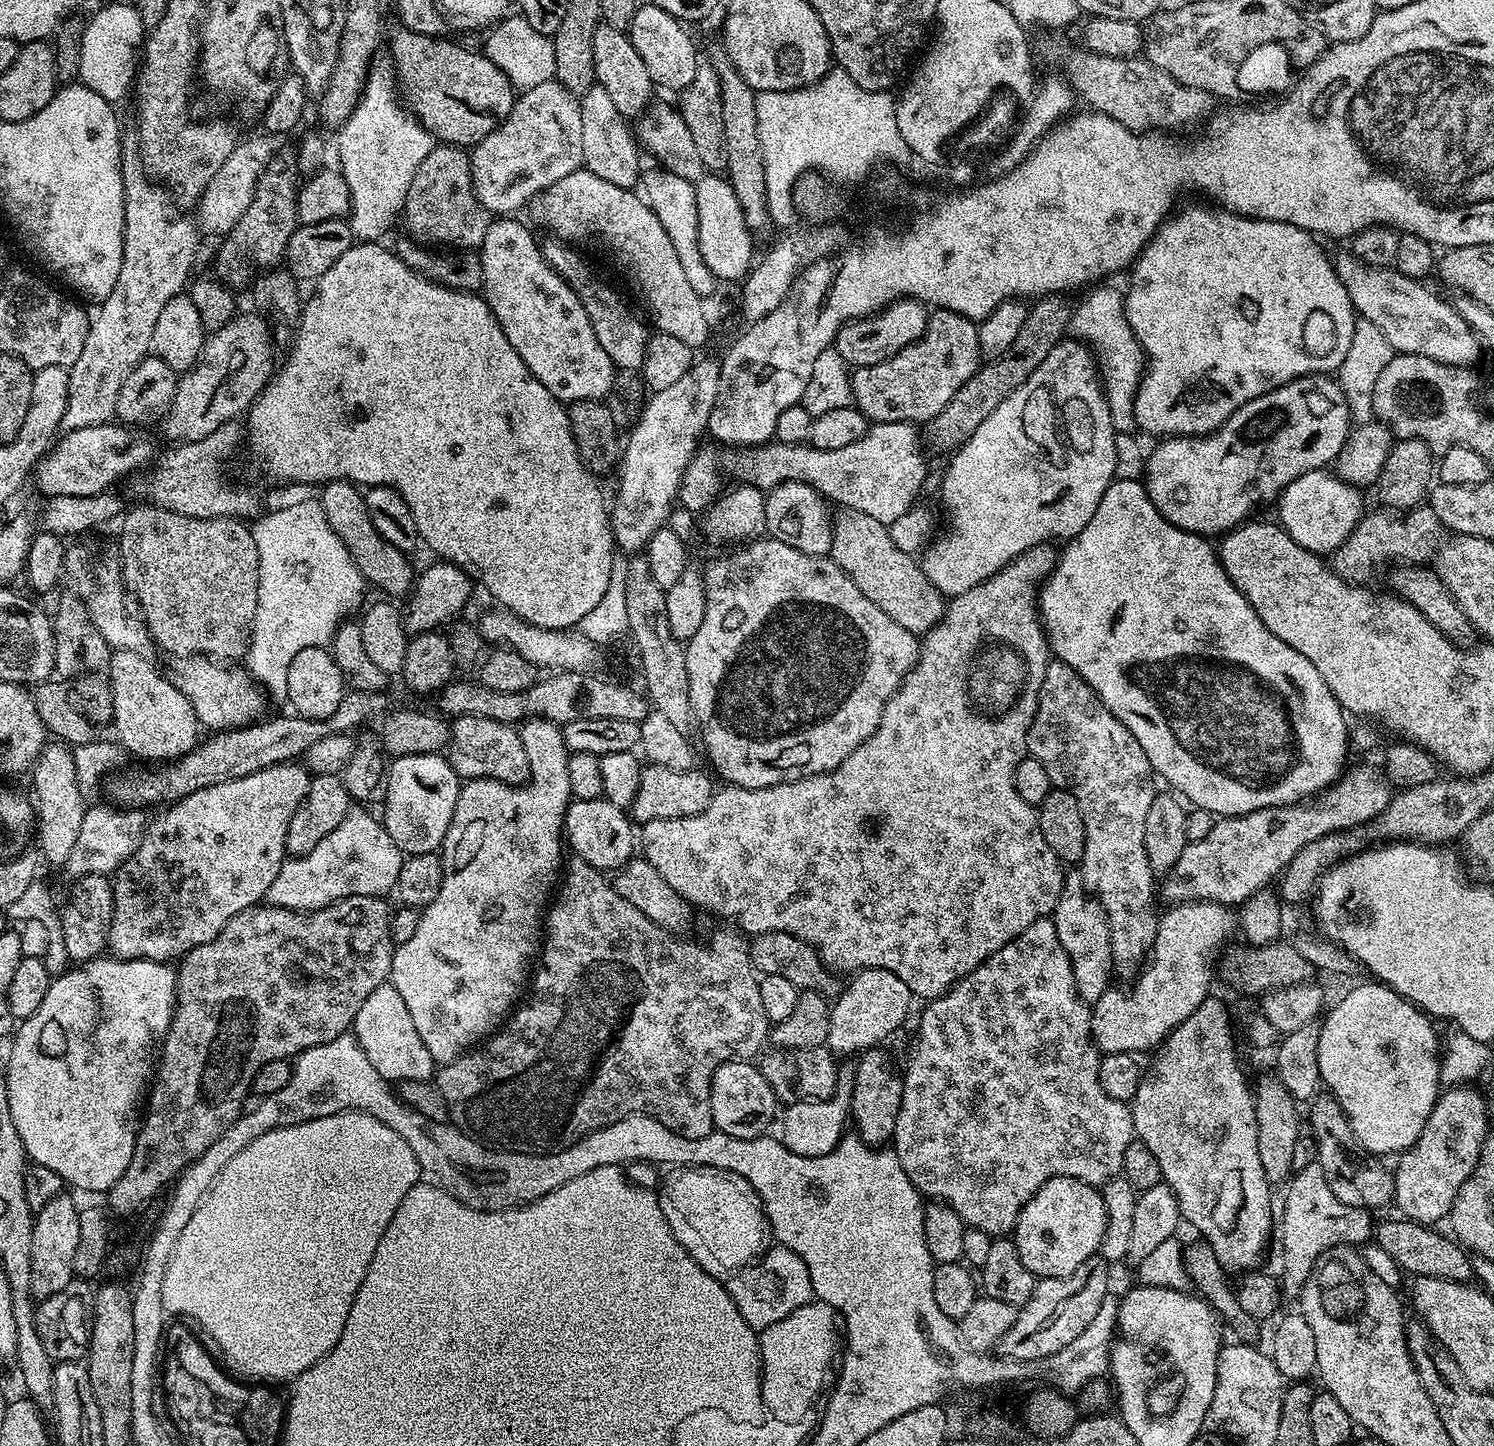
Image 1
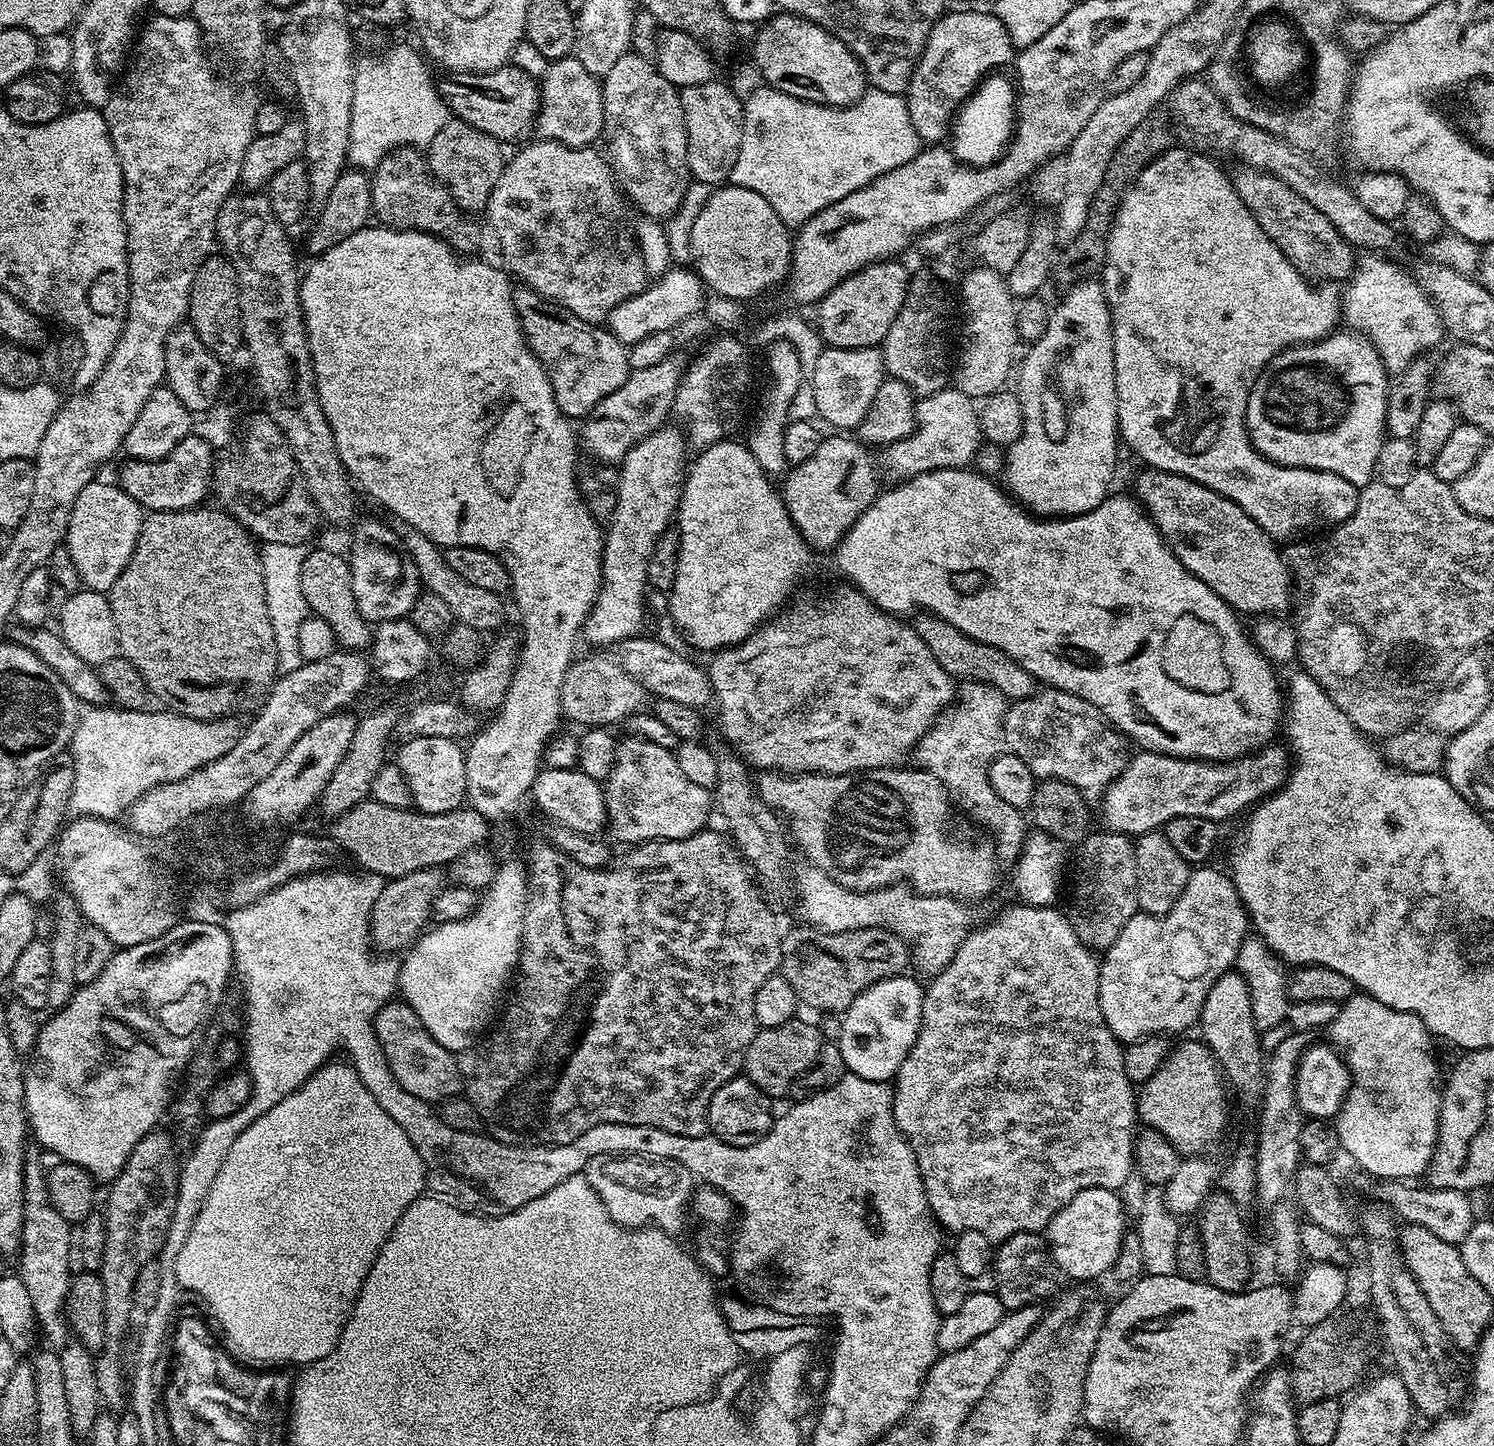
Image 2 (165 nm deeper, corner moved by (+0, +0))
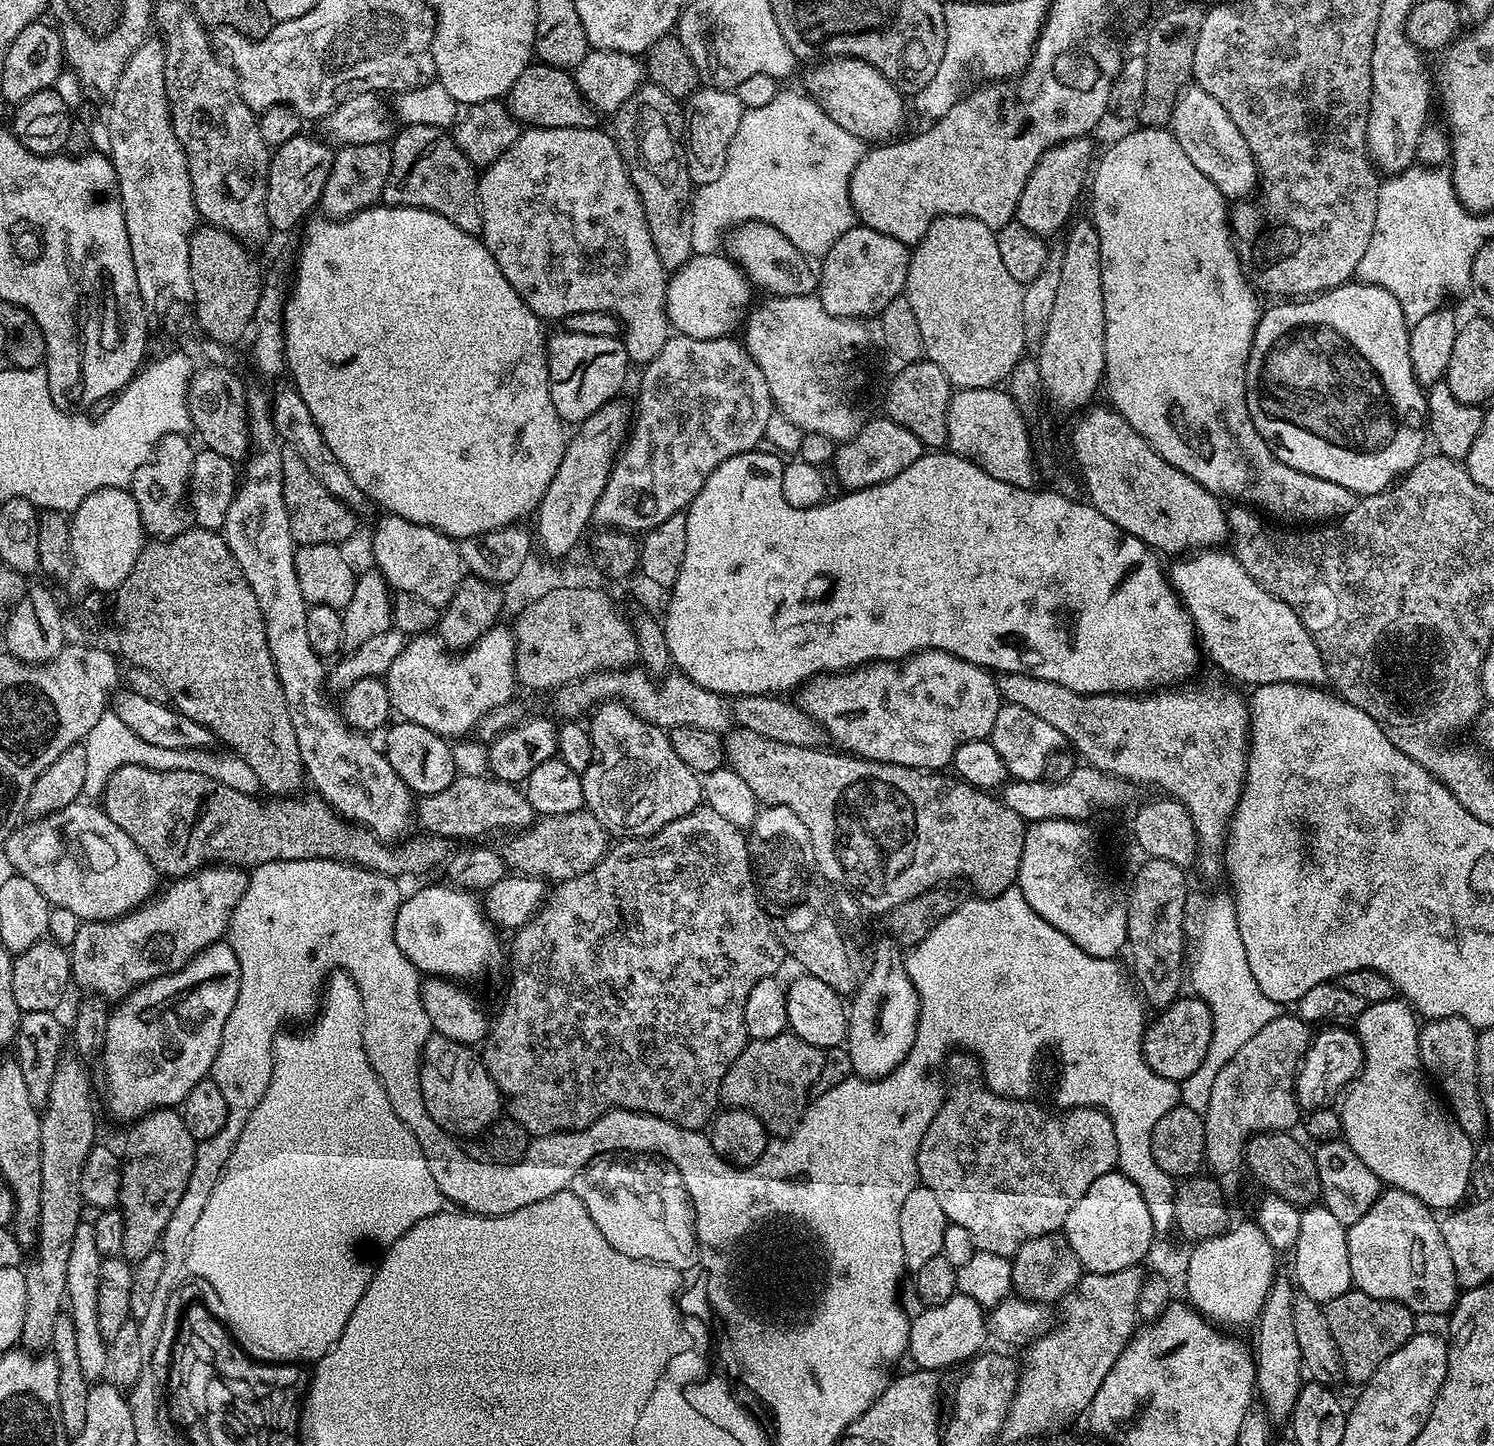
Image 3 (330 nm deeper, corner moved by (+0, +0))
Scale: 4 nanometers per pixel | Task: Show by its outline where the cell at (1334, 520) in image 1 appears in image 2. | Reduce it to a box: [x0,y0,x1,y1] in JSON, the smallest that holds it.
[1102,146,1360,542]

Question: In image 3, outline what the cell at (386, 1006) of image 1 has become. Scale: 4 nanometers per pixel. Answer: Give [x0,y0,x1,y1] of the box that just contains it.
[420,1035,502,1138]

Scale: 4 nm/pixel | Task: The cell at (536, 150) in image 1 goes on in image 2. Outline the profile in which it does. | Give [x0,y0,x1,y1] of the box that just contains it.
[534,55,604,148]

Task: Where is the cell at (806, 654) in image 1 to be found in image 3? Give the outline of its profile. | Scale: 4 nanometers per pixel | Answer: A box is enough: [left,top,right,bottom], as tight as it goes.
[798,650,1002,770]

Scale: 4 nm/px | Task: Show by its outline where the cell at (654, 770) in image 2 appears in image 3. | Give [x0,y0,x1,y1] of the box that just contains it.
[580,700,701,838]

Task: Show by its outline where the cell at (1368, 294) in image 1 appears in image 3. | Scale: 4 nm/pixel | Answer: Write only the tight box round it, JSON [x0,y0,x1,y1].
[1170,86,1258,202]

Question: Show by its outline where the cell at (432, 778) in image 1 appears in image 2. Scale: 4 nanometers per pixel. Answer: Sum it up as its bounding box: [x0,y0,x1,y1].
[394,738,468,814]

